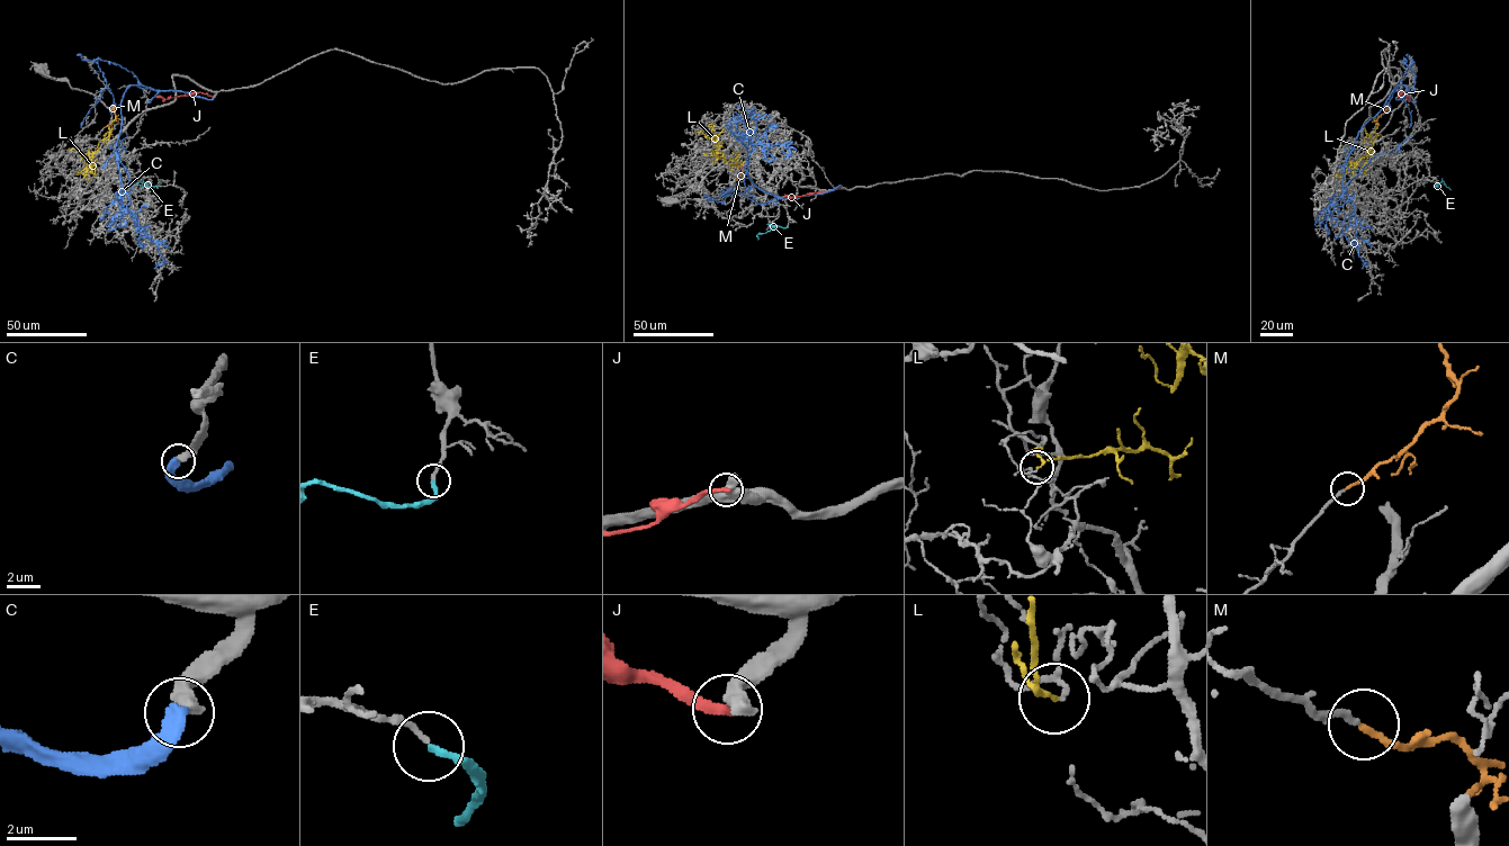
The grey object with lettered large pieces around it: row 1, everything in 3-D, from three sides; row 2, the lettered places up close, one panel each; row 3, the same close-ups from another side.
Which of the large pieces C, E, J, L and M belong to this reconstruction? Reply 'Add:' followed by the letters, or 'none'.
Add: E, M

